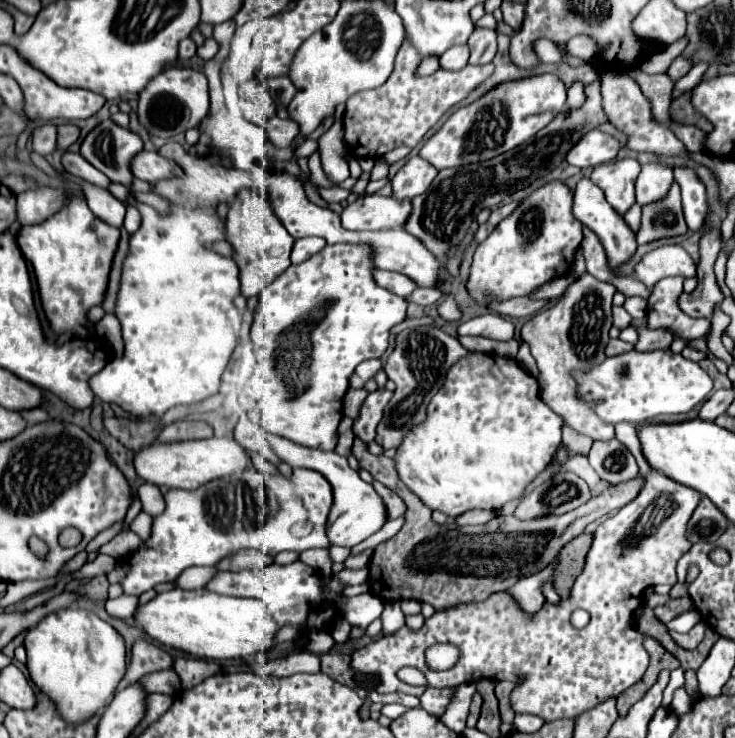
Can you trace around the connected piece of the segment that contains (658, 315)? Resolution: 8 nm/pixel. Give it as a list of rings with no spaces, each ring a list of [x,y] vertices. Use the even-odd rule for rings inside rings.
[[[665,277],[649,293],[647,299],[647,327],[649,329],[667,329],[683,341],[709,339],[711,321],[691,319],[681,311],[677,301],[683,293],[684,278]]]

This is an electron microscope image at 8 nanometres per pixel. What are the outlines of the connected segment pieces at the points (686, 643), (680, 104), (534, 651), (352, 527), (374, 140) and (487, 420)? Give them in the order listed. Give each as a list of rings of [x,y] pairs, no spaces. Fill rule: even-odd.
[[[701,621],[701,623],[697,623],[689,633],[685,633],[685,635],[679,635],[679,633],[675,633],[675,631],[669,631],[669,635],[673,637],[673,641],[675,641],[679,647],[683,647],[683,649],[687,649],[687,651],[693,651],[693,649],[697,649],[697,645],[703,641],[705,629],[707,629],[707,625]]]
[[[685,93],[685,95],[681,95],[679,99],[675,99],[673,103],[671,103],[671,119],[675,121],[675,123],[687,123],[687,125],[695,125],[695,127],[699,127],[700,130],[709,133],[713,130],[713,125],[710,122],[708,123],[709,128],[704,128],[705,121],[699,121],[699,115],[691,109],[691,103],[689,103],[689,93]]]
[[[651,469],[645,475],[639,495],[631,503],[621,507],[613,517],[603,521],[595,531],[593,547],[591,553],[587,555],[587,567],[577,577],[569,599],[561,599],[559,605],[547,603],[539,613],[529,617],[521,609],[517,609],[517,605],[505,593],[495,593],[487,601],[467,603],[455,609],[435,613],[431,619],[425,621],[425,625],[417,633],[403,627],[391,637],[369,641],[363,649],[353,653],[353,669],[363,671],[367,675],[375,675],[377,677],[375,689],[379,693],[401,691],[415,697],[421,697],[425,687],[413,687],[397,679],[397,671],[405,665],[419,667],[425,673],[431,687],[457,687],[463,683],[475,683],[483,677],[491,681],[507,679],[515,683],[515,688],[510,695],[511,707],[515,713],[533,713],[545,721],[577,717],[579,713],[591,709],[593,705],[605,701],[607,697],[615,697],[623,693],[627,687],[631,687],[643,677],[649,665],[649,655],[643,649],[643,635],[635,627],[629,627],[629,617],[639,605],[643,605],[641,603],[643,591],[647,587],[659,583],[677,583],[675,565],[679,557],[691,547],[691,543],[685,537],[687,517],[691,517],[699,499],[701,499],[699,491],[669,479],[657,469]],[[575,609],[585,609],[591,615],[587,627],[575,629],[571,625],[571,613]],[[435,643],[455,645],[461,653],[461,659],[447,671],[429,669],[425,661],[425,651]]]
[[[267,433],[267,439],[269,439],[271,449],[275,451],[275,455],[281,461],[289,463],[291,467],[315,469],[321,475],[325,475],[325,479],[331,483],[333,497],[335,497],[331,513],[329,513],[329,521],[327,521],[327,537],[329,537],[331,545],[353,547],[353,545],[361,543],[363,539],[367,539],[369,535],[377,533],[387,523],[387,511],[385,511],[383,499],[375,493],[373,485],[359,479],[357,471],[347,465],[345,457],[341,457],[335,451],[321,451],[321,449],[309,449],[305,445],[295,445],[293,441],[273,435],[273,433]]]
[[[403,39],[403,45],[397,51],[397,59],[395,59],[395,71],[393,75],[387,79],[387,83],[383,83],[379,89],[371,89],[371,91],[363,91],[357,93],[355,97],[351,97],[347,101],[347,111],[343,117],[343,129],[345,129],[345,145],[347,151],[351,155],[357,155],[357,159],[377,159],[381,155],[385,155],[387,151],[407,145],[409,149],[413,149],[423,135],[441,119],[441,115],[445,111],[449,111],[453,105],[457,105],[459,101],[467,99],[471,91],[475,91],[479,85],[483,85],[483,81],[487,77],[493,75],[495,65],[487,63],[487,65],[467,65],[463,67],[463,71],[445,71],[445,69],[437,69],[433,75],[427,77],[419,77],[417,75],[417,67],[421,63],[421,55],[419,51],[413,47],[413,43],[407,39]]]
[[[473,351],[457,361],[427,407],[427,419],[403,439],[395,463],[401,481],[429,507],[455,517],[469,509],[499,509],[521,495],[525,485],[543,471],[561,443],[563,419],[539,399],[539,385],[515,359]]]

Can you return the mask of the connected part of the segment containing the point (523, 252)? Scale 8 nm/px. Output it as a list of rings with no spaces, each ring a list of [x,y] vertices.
[[[549,181],[531,191],[519,207],[495,227],[491,237],[479,243],[467,281],[469,295],[483,305],[487,305],[487,295],[495,295],[497,299],[523,297],[549,279],[567,273],[581,241],[583,223],[573,215],[573,189],[563,181]]]

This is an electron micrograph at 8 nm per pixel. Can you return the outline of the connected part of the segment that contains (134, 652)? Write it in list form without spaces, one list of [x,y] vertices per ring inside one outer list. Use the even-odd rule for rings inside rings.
[[[137,639],[131,649],[131,663],[129,663],[127,673],[121,679],[117,691],[139,681],[147,673],[153,673],[159,669],[171,669],[171,661],[173,661],[173,657],[167,651],[163,651],[161,647],[157,647],[145,639]]]

